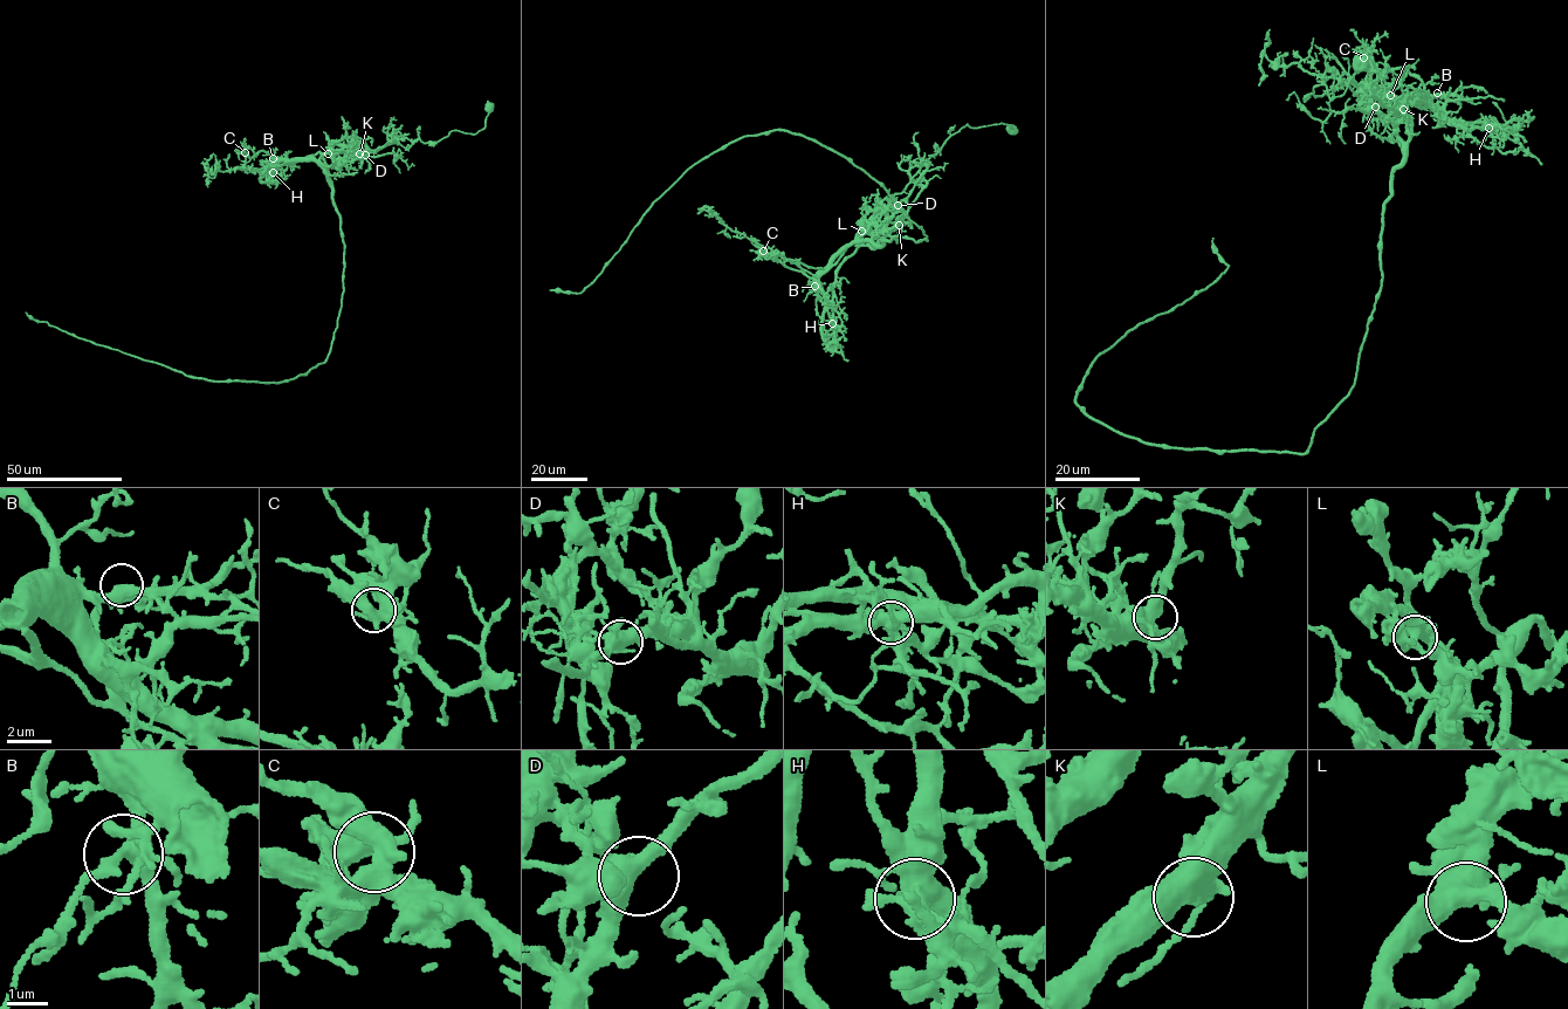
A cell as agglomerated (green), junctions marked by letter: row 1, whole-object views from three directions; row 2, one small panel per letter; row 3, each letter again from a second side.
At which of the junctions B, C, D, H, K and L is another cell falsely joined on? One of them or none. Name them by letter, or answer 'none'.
H

